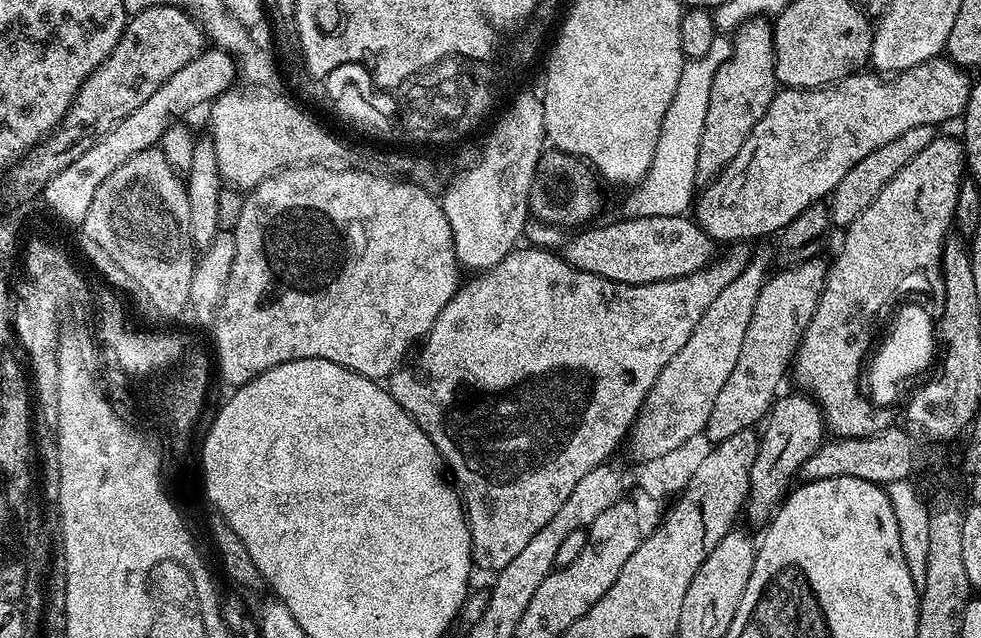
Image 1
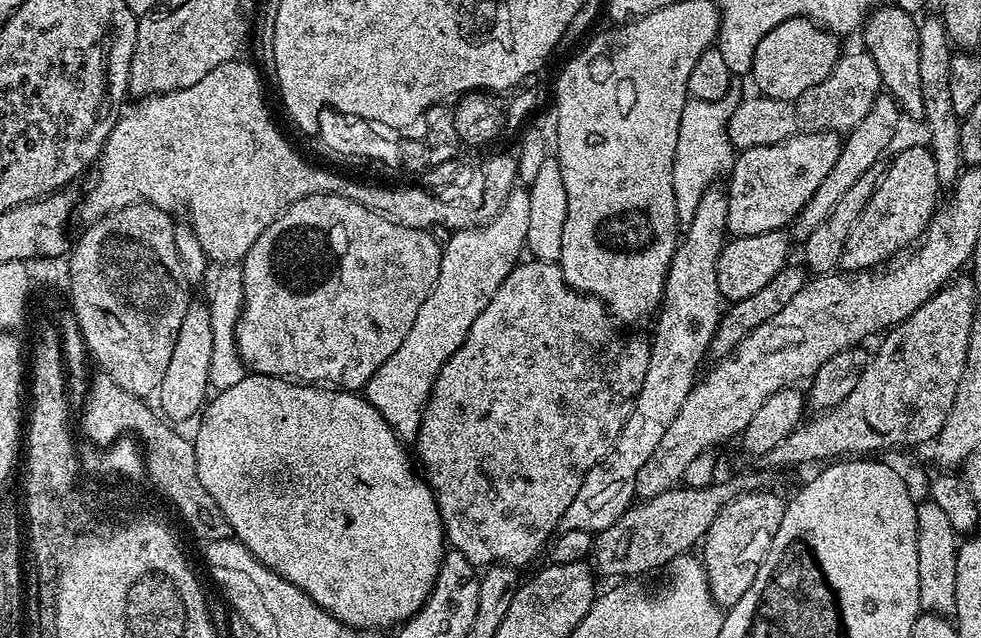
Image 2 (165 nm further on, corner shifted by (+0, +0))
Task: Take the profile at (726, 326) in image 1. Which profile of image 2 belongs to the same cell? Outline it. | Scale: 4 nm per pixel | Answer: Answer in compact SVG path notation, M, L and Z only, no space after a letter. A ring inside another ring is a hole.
M891 94L877 96L870 114L866 114L866 118L862 118L862 122L858 122L858 126L854 126L841 143L838 162L834 162L834 170L830 170L830 174L826 174L826 178L822 178L822 186L818 186L818 190L814 190L810 202L806 202L800 213L797 214L790 228L791 235L795 239L797 236L797 241L807 240L808 235L816 227L822 226L822 222L826 222L830 210L834 210L838 198L842 198L842 194L846 194L846 190L850 190L850 186L854 186L854 182L858 182L858 178L862 178L862 174L866 174L866 170L870 170L870 166L878 163L881 159L880 155L891 146L892 139L895 138L896 131L900 128L900 120L902 121L902 111L895 97Z

